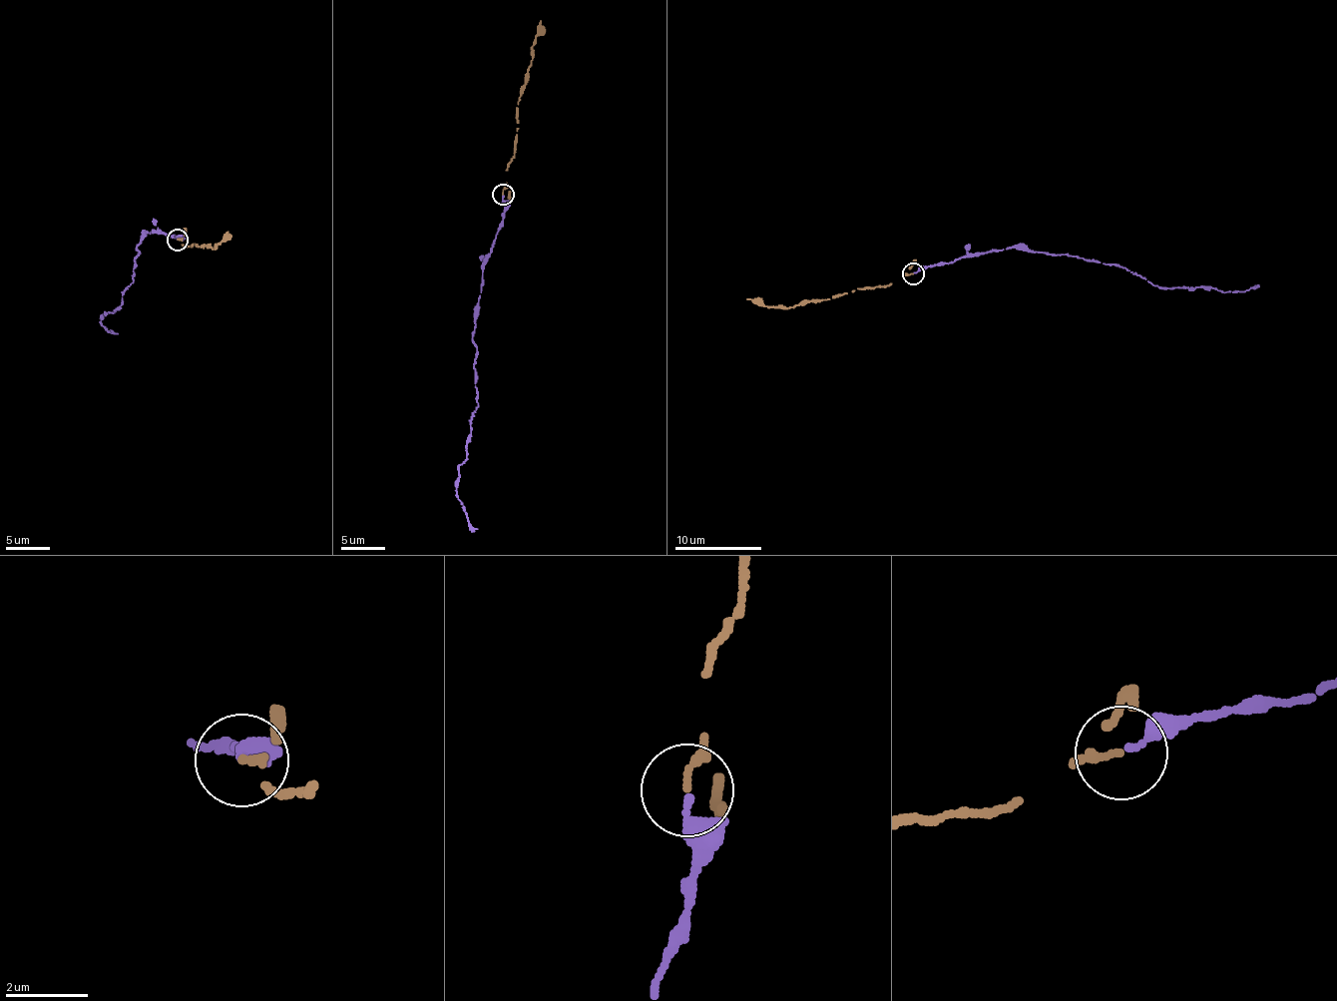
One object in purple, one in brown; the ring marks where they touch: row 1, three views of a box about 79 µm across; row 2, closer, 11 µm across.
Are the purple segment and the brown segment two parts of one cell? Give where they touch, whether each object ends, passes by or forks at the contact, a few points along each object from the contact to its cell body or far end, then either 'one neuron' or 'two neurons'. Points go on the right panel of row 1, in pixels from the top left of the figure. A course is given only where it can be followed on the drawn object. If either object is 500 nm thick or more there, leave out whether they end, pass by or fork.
at (913, 273); purple ends there; brown ends there; purple runs (913, 273), (977, 252), (1013, 247), (1125, 266), (1159, 287), (1247, 290), (1257, 285); brown runs (913, 273), (883, 287), (862, 288), (788, 308), (764, 306), (747, 298); one neuron

